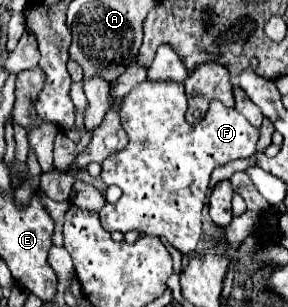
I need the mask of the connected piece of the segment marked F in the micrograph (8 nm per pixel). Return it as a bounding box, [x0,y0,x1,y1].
[99,80,257,254]

